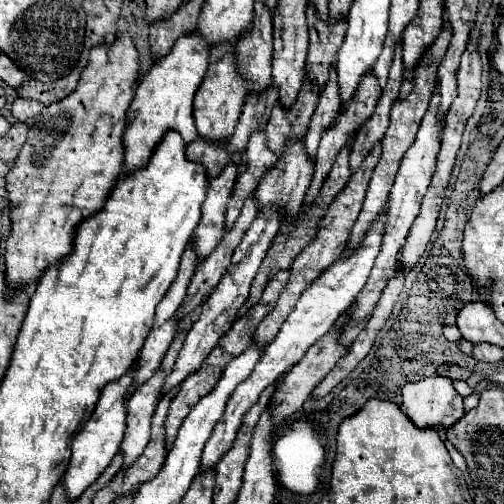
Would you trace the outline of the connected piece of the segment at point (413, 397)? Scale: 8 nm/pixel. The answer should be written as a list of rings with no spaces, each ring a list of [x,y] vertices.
[[[426,377],[402,389],[402,411],[420,429],[452,427],[464,417],[462,397],[454,391],[448,377]]]

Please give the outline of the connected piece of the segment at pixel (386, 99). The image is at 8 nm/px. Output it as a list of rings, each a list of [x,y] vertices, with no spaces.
[[[398,43],[396,53],[394,53],[394,61],[392,61],[392,67],[390,67],[390,75],[388,75],[388,85],[386,85],[382,97],[378,99],[374,115],[368,119],[368,123],[360,129],[360,133],[354,139],[352,153],[350,153],[350,171],[352,173],[362,165],[362,161],[370,153],[370,149],[378,141],[382,141],[382,137],[388,129],[390,109],[392,109],[394,101],[398,99],[398,91],[400,91],[400,83],[402,83],[402,71],[404,71],[404,67],[402,67],[402,47]]]

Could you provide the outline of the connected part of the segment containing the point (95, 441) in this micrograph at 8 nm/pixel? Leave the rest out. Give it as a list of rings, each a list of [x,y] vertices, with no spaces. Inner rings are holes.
[[[134,367],[118,381],[112,381],[110,385],[106,385],[92,417],[72,441],[72,457],[64,473],[64,489],[68,489],[68,497],[72,497],[72,501],[76,501],[76,497],[80,497],[80,493],[84,493],[84,489],[92,485],[92,481],[96,481],[100,473],[104,473],[104,469],[108,467],[108,461],[112,461],[112,457],[118,453],[118,447],[122,443],[124,429],[126,429],[126,397],[128,397],[126,389],[132,383],[132,371]]]

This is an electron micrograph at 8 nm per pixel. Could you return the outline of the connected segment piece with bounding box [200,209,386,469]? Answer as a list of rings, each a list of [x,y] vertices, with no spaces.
[[[386,209],[378,215],[378,221],[372,225],[370,233],[364,237],[360,249],[352,251],[350,257],[346,257],[344,261],[338,259],[330,269],[326,269],[298,299],[296,309],[288,315],[288,319],[282,323],[276,339],[264,349],[264,357],[260,357],[260,361],[256,363],[256,369],[250,373],[250,377],[246,381],[242,381],[230,395],[228,403],[226,403],[226,411],[222,415],[222,419],[216,423],[204,451],[202,451],[202,459],[200,459],[200,469],[214,469],[216,463],[222,459],[222,455],[234,445],[236,441],[236,433],[242,425],[242,419],[246,415],[246,411],[258,401],[260,393],[268,387],[274,385],[276,381],[282,379],[282,375],[288,371],[288,367],[294,367],[304,353],[310,349],[310,345],[314,345],[320,337],[324,337],[324,333],[328,333],[328,329],[332,329],[332,325],[336,323],[336,319],[350,307],[352,299],[360,293],[360,289],[364,287],[364,281],[368,279],[368,273],[372,269],[372,263],[376,259],[376,253],[380,251],[380,243],[382,243],[382,231],[384,231],[384,219],[386,219]]]

